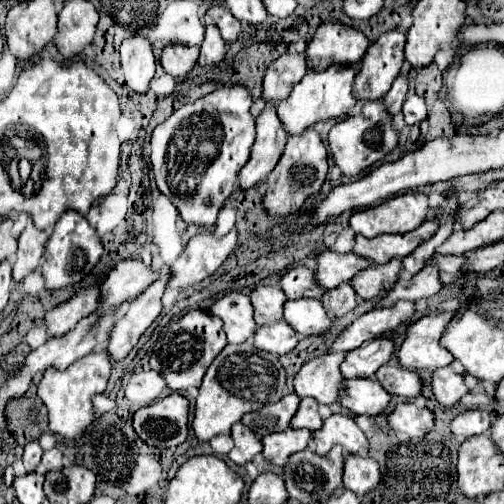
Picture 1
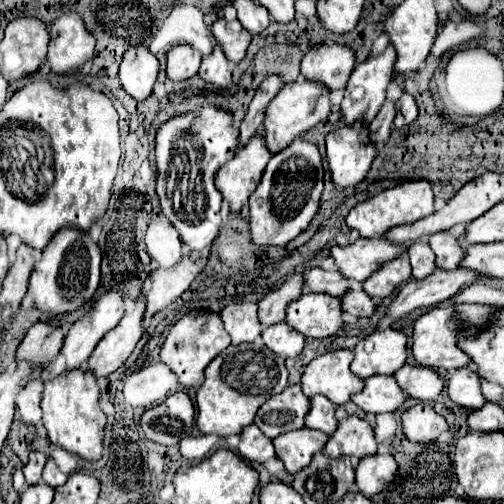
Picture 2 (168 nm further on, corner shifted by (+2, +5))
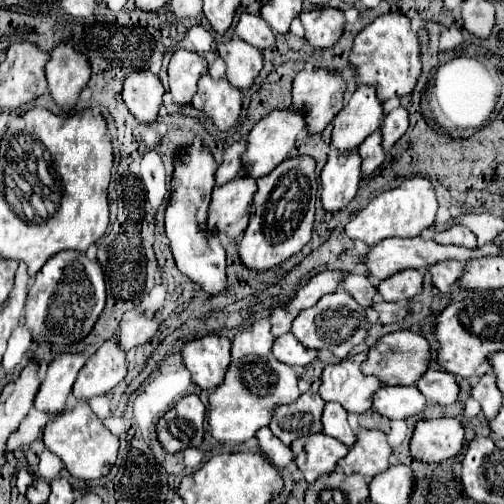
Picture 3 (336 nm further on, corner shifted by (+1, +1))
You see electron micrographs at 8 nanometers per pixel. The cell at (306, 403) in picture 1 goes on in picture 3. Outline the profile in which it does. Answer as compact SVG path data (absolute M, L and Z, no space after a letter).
M327 403L323 409L323 417L321 417L323 433L339 439L345 445L353 445L355 433L351 431L347 417L349 417L349 413L339 403Z

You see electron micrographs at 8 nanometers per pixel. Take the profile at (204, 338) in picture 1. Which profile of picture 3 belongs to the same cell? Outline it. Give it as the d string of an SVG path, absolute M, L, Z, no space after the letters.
M209 333L183 343L181 361L191 373L191 379L201 389L215 389L231 361L231 341L223 335Z

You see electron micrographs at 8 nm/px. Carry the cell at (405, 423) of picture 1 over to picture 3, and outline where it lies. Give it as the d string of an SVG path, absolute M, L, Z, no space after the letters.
M421 419L411 437L411 455L423 463L437 463L459 453L463 427L457 419Z

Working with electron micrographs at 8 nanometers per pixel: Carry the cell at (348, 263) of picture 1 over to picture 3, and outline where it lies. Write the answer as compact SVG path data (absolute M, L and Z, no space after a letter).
M391 237L389 241L379 241L377 245L369 247L369 253L363 257L363 263L369 271L369 275L377 277L377 279L387 279L397 271L403 271L407 267L411 269L421 269L421 267L429 267L437 261L445 261L445 259L455 259L455 261L469 261L475 257L483 257L483 255L499 255L501 251L497 249L497 245L485 245L483 249L461 249L455 245L439 245L431 239L423 239L423 237L413 237L413 239L403 239L403 237Z

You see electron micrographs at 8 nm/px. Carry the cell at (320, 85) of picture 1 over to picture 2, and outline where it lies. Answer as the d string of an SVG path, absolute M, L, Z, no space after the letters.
M306 79L284 85L278 91L278 95L270 101L266 109L266 117L264 117L262 135L266 139L268 151L274 155L280 149L286 149L298 135L306 133L316 123L324 121L328 115L330 115L330 91L328 89L324 89L322 85L314 81L306 81Z

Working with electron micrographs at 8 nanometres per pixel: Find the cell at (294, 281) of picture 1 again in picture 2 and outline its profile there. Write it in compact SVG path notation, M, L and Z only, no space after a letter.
M320 267L306 269L306 289L312 293L332 293L334 297L342 297L352 289L352 283L340 275L340 273L330 273Z

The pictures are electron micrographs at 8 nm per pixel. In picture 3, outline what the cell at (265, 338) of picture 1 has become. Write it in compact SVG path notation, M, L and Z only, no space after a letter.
M285 333L281 337L275 339L273 343L273 351L271 351L279 361L287 363L287 365L307 365L317 357L317 349L309 349L305 345L301 345L291 333Z

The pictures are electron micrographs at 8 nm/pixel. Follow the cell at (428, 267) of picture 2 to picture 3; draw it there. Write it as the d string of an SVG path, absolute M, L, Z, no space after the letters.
M441 261L437 265L429 267L433 285L441 291L441 293L451 293L451 287L457 283L457 277L461 275L463 265L457 261Z

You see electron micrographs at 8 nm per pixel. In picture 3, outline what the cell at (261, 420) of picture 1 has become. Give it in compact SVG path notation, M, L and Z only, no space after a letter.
M319 381L311 385L307 393L303 393L295 403L281 405L273 409L273 417L269 421L269 429L281 437L285 445L303 435L313 435L321 431L321 413L325 401L319 397Z

